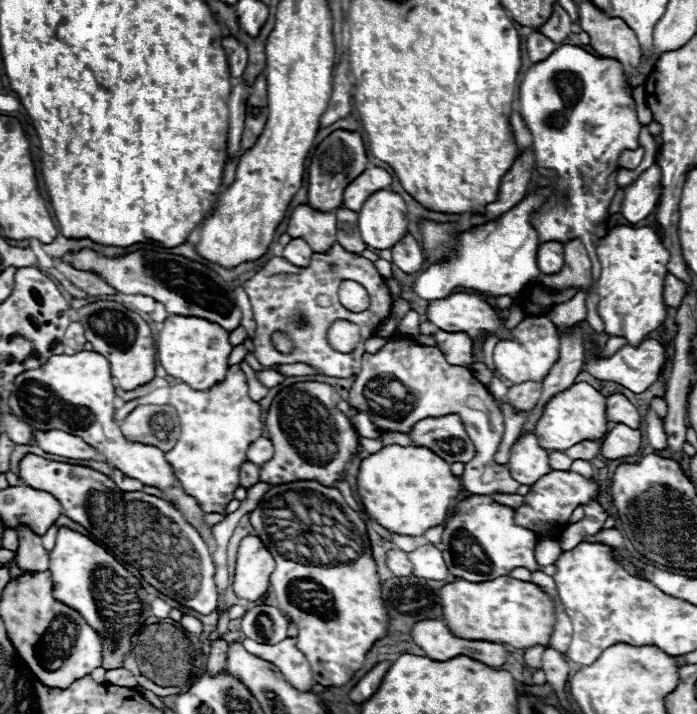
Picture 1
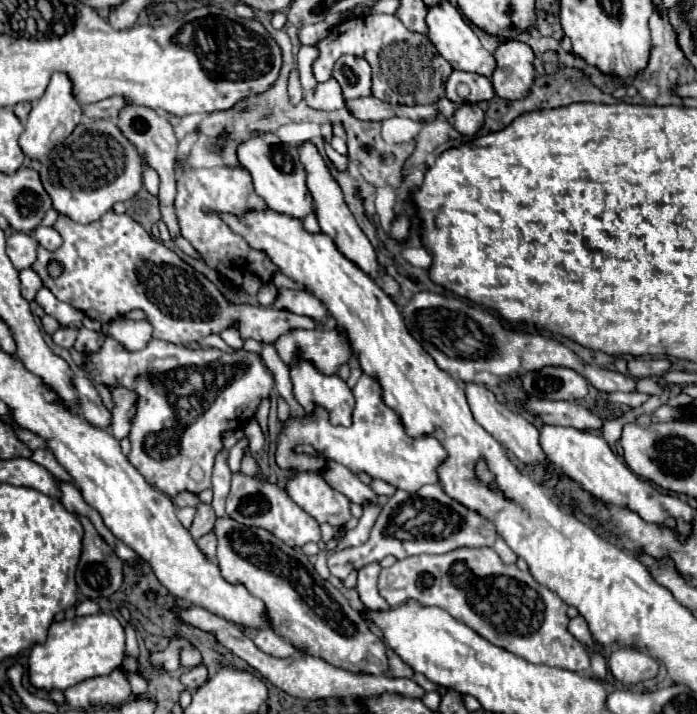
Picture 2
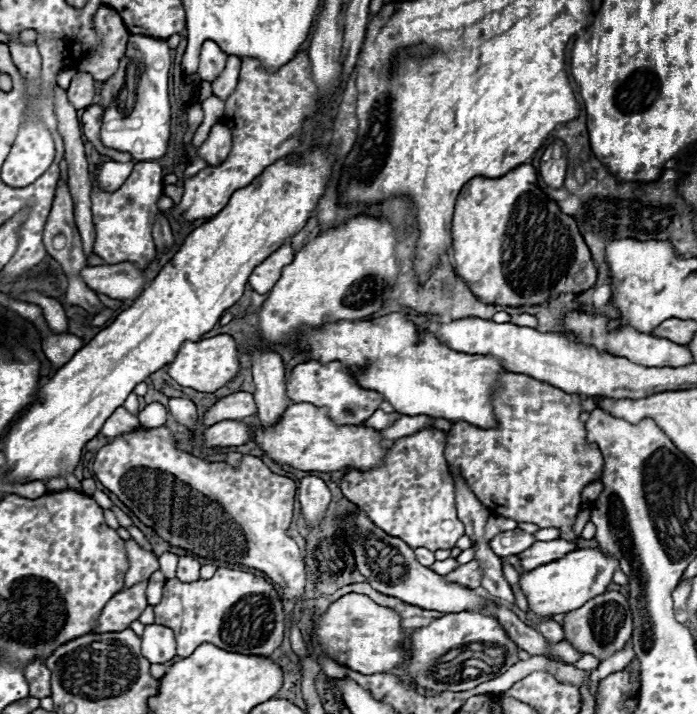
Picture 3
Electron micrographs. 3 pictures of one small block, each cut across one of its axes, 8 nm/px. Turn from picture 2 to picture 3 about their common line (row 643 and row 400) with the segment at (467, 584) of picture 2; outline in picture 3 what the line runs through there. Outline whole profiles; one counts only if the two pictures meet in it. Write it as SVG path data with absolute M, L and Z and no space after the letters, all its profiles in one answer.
M500 372L492 386L492 408L498 424L494 428L478 428L464 420L452 422L444 450L450 474L454 478L462 476L476 498L492 512L498 512L496 516L532 522L538 528L558 528L562 540L578 542L580 536L574 534L574 522L582 504L580 494L586 484L600 480L602 474L602 454L596 446L586 444L586 428L580 422L580 396L570 396L526 374Z

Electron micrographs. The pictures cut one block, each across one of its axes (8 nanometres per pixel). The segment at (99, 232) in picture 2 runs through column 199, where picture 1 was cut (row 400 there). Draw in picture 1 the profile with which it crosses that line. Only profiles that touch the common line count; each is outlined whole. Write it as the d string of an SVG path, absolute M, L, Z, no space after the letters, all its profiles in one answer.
M298 382L280 390L266 412L266 438L274 446L274 456L260 466L260 482L286 484L296 480L318 480L334 486L358 450L358 432L336 404L340 394L330 384Z

